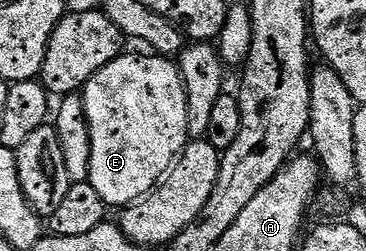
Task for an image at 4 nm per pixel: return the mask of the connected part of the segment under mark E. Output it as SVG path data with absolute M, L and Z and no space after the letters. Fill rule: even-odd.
M122 54L108 60L103 67L97 69L83 85L83 103L85 106L85 124L89 128L89 155L88 155L88 171L87 183L95 188L95 194L99 194L99 198L103 198L106 206L128 206L135 200L146 196L151 190L151 186L155 186L155 182L160 176L173 164L174 158L184 149L189 135L189 111L187 110L187 94L185 93L185 83L181 81L180 67L172 59L156 54L145 54L149 56L128 56Z

